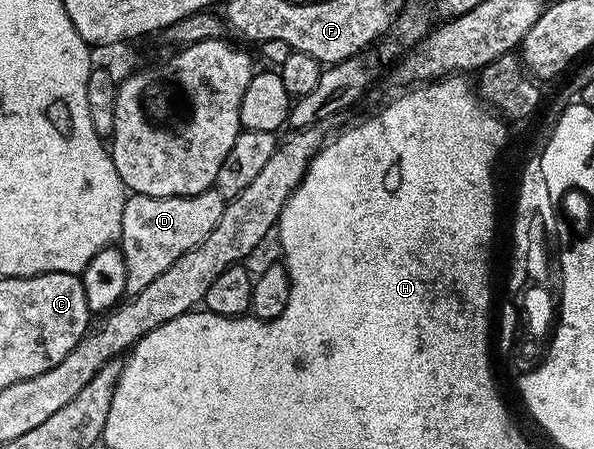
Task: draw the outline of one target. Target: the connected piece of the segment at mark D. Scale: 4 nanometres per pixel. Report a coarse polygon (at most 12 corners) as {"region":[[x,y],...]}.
{"region":[[129,194],[126,292],[206,241],[226,200]]}

